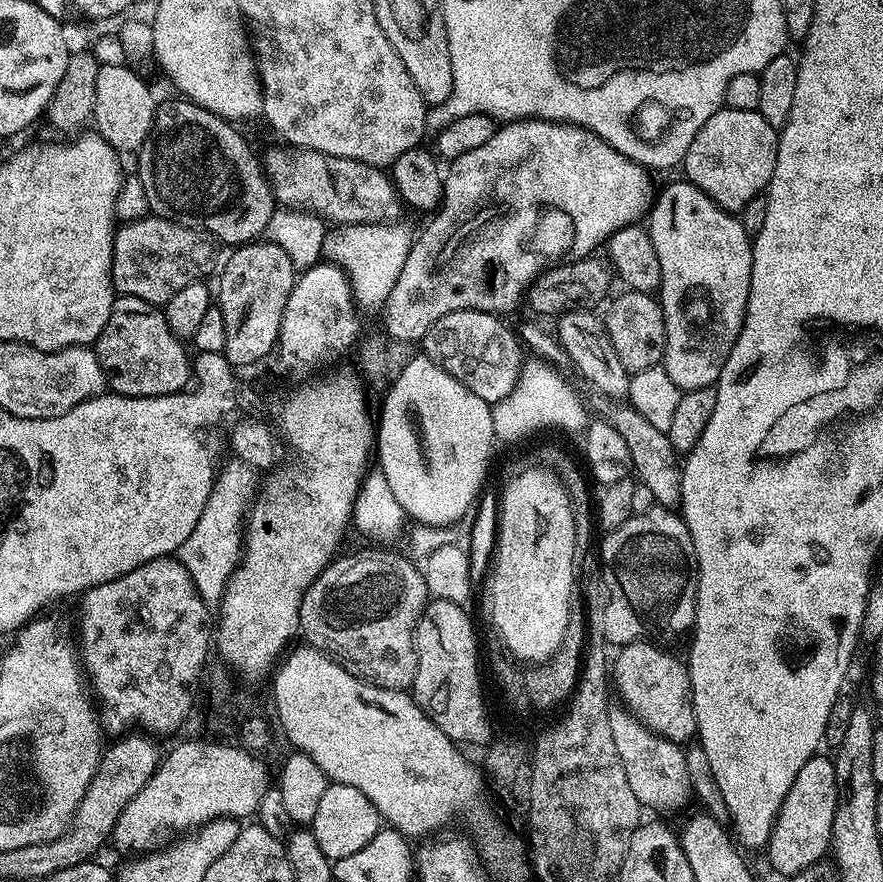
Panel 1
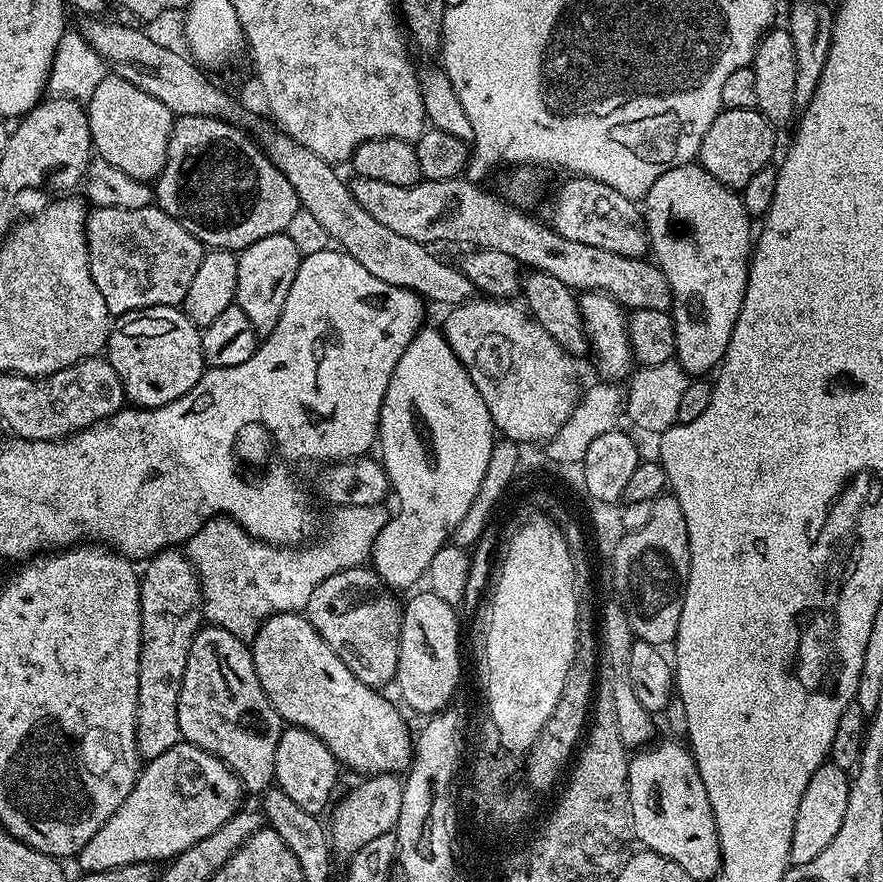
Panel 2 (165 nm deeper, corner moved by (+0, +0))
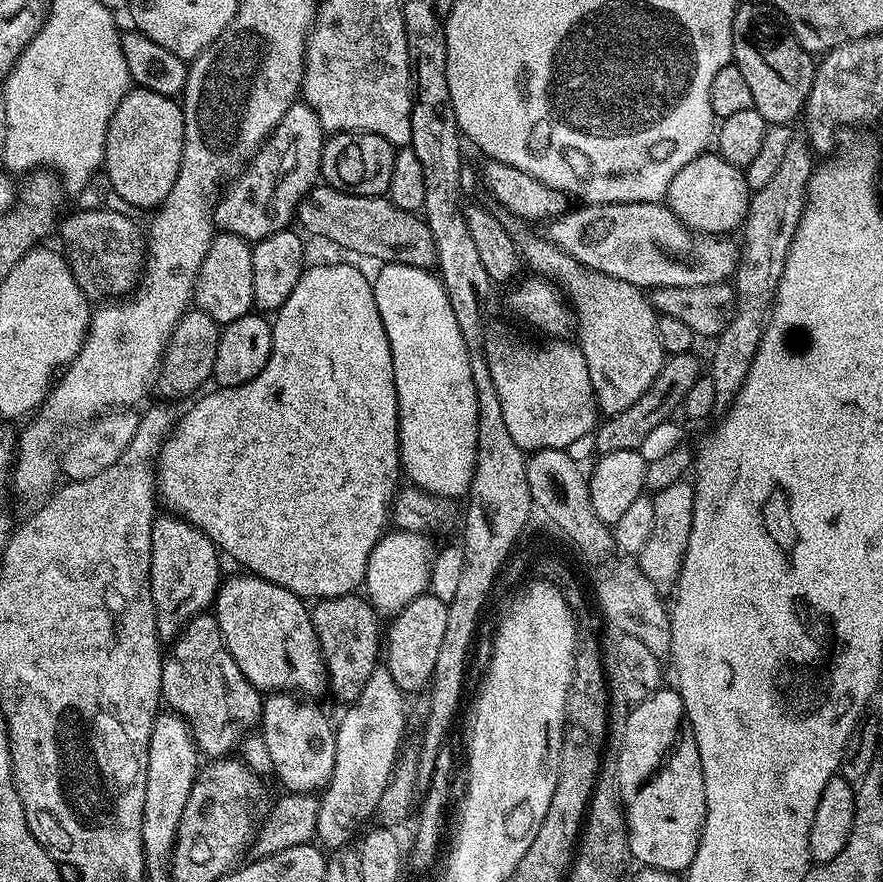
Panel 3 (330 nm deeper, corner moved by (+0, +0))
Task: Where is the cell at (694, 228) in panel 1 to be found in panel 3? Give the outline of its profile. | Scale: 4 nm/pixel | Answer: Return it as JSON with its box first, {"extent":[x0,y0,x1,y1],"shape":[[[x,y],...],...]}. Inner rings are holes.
{"extent":[666,150,749,234],"shape":[[[708,150],[674,174],[668,187],[666,203],[672,213],[694,232],[732,234],[728,232],[735,228],[737,231],[743,225],[749,199],[748,183],[743,171],[726,162],[715,151]]]}

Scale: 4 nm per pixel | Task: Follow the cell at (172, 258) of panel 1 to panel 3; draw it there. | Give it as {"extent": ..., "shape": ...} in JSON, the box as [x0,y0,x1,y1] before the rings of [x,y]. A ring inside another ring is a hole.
{"extent":[58,208,144,302],"shape":[[[80,208],[75,211],[63,217],[58,236],[62,238],[61,249],[74,274],[76,285],[88,299],[100,300],[96,302],[118,300],[126,293],[129,295],[137,287],[144,266],[144,236],[137,221],[104,208],[88,211]]]}

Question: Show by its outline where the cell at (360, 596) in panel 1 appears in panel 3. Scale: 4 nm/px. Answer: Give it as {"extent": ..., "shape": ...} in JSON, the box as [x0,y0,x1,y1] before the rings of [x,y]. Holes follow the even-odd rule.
{"extent":[311,594,382,702],"shape":[[[360,594],[315,601],[311,614],[324,666],[328,669],[328,688],[343,702],[354,702],[358,694],[362,694],[362,686],[366,686],[372,671],[378,667],[379,660],[376,659],[382,656],[381,617]]]}

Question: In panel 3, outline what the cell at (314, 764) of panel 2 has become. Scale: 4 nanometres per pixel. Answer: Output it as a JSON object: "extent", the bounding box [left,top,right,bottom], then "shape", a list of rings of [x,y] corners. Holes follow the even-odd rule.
{"extent":[259,692,336,793],"shape":[[[290,692],[268,694],[262,700],[259,727],[274,761],[275,779],[280,779],[289,793],[319,793],[334,774],[336,729],[316,704]]]}

